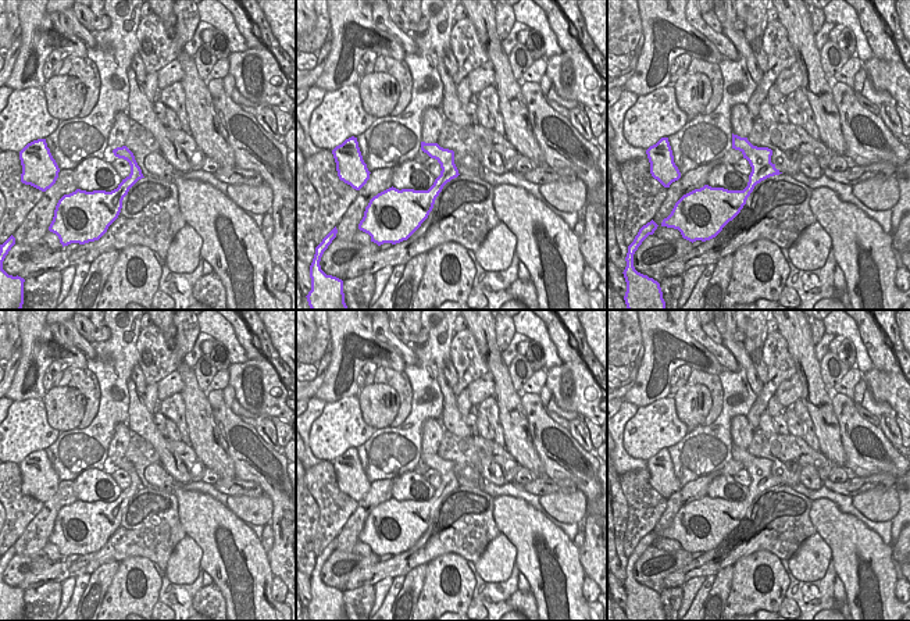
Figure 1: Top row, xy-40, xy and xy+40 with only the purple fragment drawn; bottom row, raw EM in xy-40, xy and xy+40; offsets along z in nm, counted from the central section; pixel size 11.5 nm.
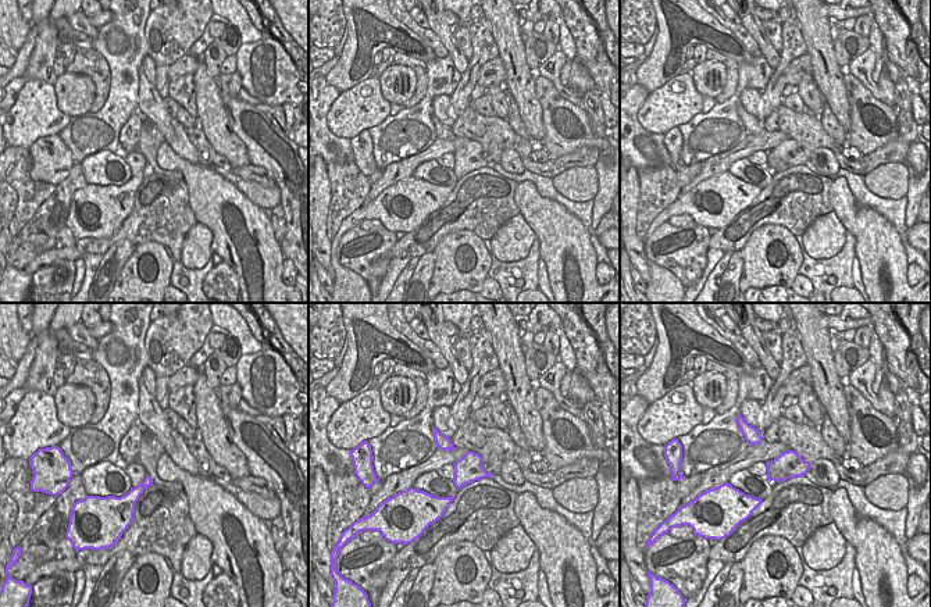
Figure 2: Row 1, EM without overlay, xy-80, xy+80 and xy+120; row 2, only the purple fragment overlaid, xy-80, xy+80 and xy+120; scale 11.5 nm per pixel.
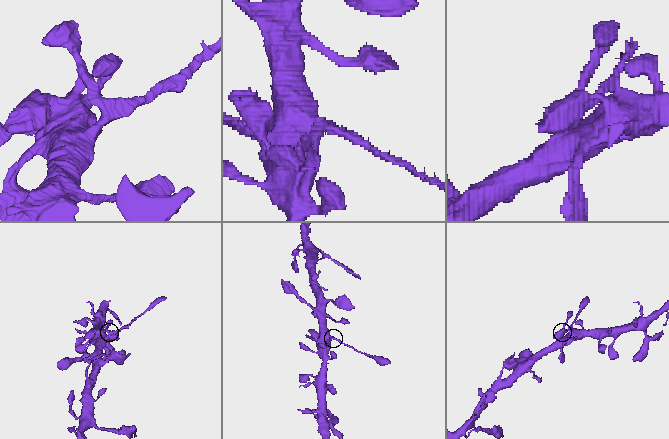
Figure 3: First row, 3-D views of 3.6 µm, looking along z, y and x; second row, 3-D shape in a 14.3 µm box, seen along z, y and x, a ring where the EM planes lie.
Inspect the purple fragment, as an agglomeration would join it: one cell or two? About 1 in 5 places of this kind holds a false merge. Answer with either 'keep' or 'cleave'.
cleave

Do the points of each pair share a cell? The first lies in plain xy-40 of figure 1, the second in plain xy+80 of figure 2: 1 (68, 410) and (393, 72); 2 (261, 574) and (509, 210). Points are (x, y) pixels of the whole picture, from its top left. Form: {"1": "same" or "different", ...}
{"1": "same", "2": "different"}

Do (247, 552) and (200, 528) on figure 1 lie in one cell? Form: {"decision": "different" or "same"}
{"decision": "same"}

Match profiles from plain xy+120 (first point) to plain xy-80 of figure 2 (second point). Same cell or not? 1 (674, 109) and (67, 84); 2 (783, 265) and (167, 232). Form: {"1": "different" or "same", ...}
{"1": "different", "2": "different"}

